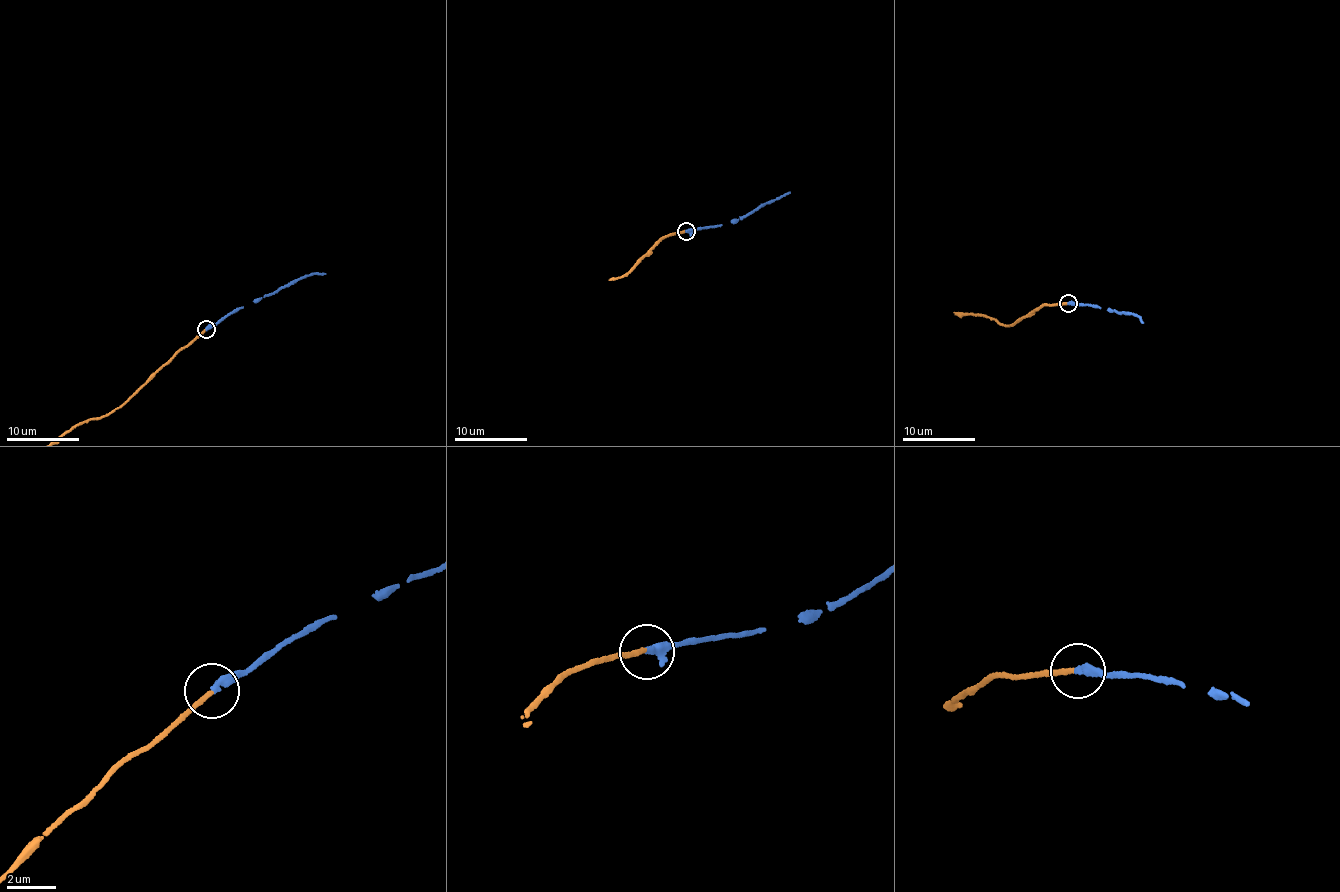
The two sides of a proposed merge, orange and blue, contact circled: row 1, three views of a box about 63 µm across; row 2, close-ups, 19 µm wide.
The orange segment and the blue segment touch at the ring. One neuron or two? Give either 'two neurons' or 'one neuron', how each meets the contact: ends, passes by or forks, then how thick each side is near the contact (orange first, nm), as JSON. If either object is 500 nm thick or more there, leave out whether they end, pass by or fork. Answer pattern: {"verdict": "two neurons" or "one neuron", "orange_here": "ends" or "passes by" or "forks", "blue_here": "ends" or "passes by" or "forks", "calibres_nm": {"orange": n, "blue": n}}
{"verdict": "one neuron", "orange_here": "ends", "blue_here": "ends", "calibres_nm": {"orange": 170, "blue": 320}}

